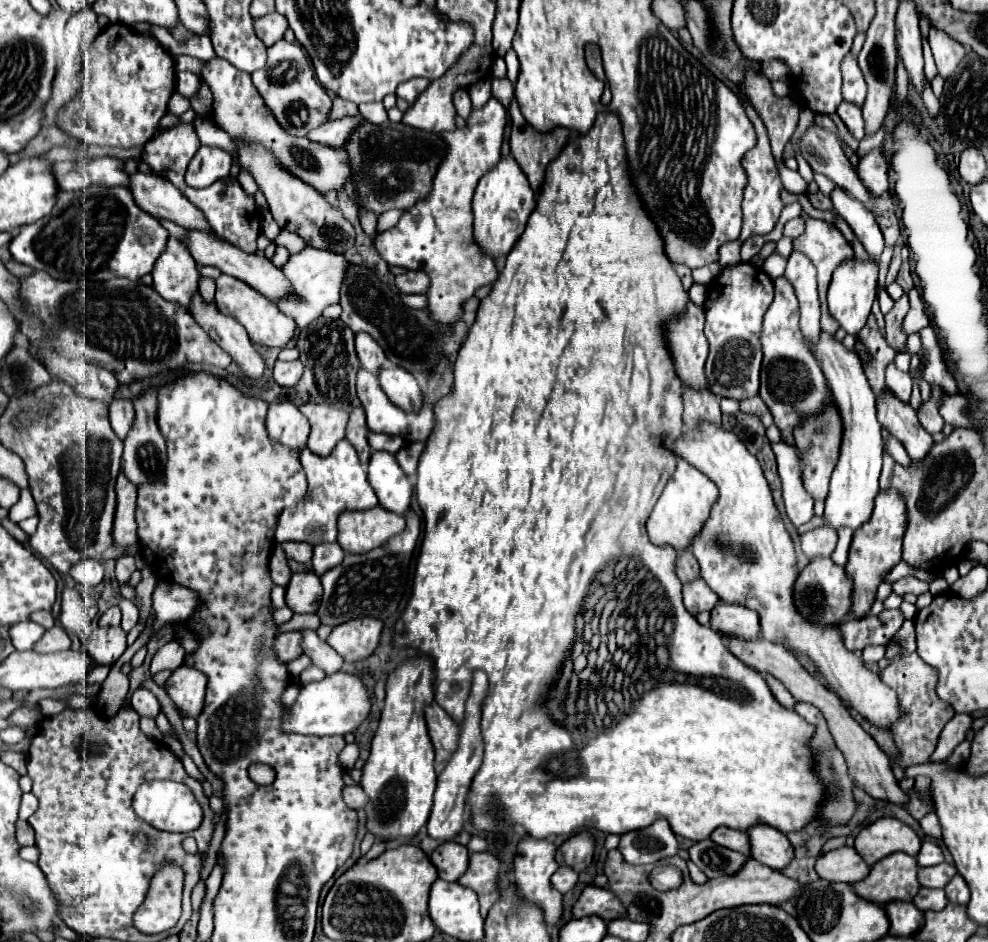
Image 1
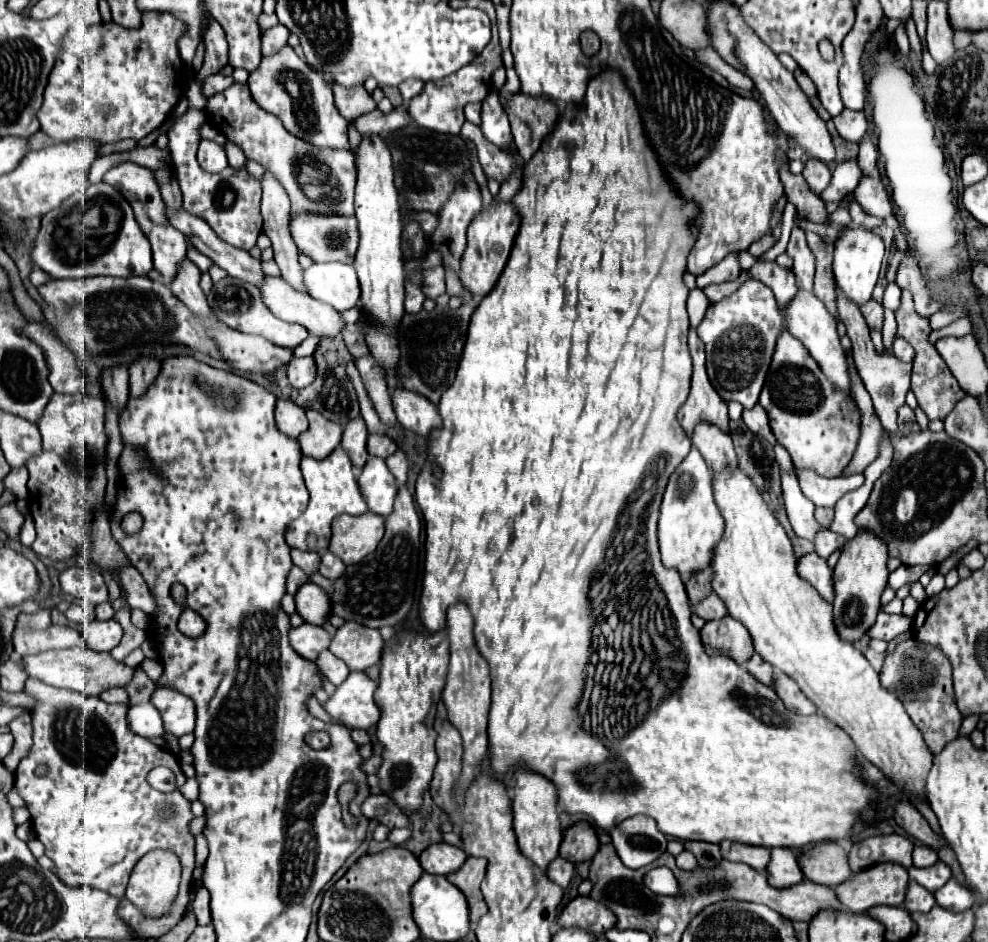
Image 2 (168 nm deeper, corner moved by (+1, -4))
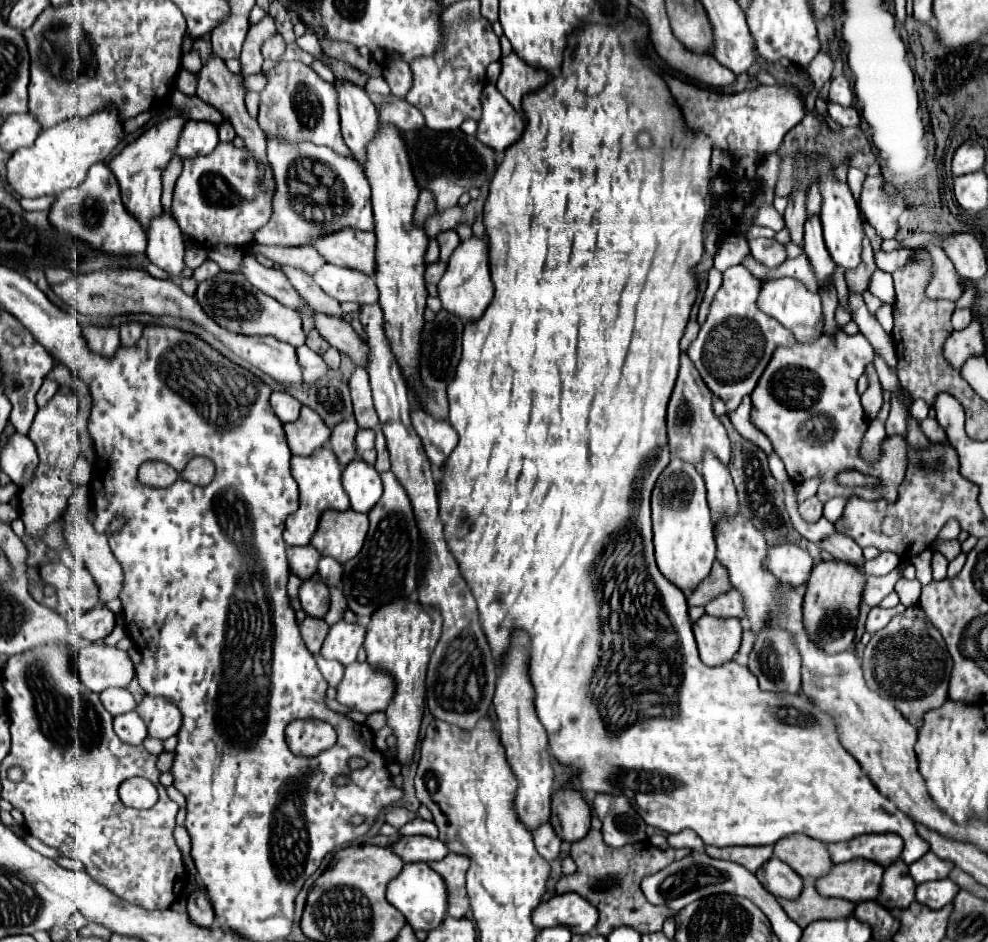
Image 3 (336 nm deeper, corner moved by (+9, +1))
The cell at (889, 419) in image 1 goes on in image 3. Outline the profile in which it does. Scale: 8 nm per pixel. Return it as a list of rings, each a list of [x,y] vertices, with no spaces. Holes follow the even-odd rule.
[[[817,215],[809,217],[805,223],[805,239],[803,239],[803,249],[817,273],[819,283],[825,279],[831,279],[833,271],[835,271],[835,261],[831,259],[825,241],[823,241],[823,229],[821,229],[821,221]]]

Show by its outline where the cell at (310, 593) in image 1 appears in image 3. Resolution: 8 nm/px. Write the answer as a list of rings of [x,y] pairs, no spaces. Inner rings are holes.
[[[313,575],[311,579],[303,581],[299,601],[309,617],[325,617],[329,611],[329,587],[323,583],[323,579],[319,579],[319,575]]]

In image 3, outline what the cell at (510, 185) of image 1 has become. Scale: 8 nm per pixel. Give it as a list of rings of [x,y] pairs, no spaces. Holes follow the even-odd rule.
[[[471,237],[469,241],[461,243],[451,259],[449,259],[449,267],[447,273],[441,277],[441,281],[437,283],[437,291],[439,291],[439,299],[443,309],[451,311],[451,315],[459,315],[459,319],[465,321],[477,321],[487,305],[493,299],[493,283],[489,279],[489,261],[487,261],[487,241],[485,239],[477,239]]]

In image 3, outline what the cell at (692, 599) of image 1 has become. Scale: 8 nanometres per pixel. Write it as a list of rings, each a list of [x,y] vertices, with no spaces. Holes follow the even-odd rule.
[[[729,591],[729,593],[719,595],[711,603],[707,603],[705,609],[713,617],[737,617],[737,619],[745,619],[743,595],[739,595],[739,591]]]

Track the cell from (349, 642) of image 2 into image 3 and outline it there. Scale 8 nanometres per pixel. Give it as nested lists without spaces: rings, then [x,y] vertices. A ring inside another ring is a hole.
[[[339,621],[331,627],[321,647],[321,655],[325,659],[335,659],[343,665],[351,665],[357,659],[357,651],[361,649],[365,639],[365,627],[357,623]]]

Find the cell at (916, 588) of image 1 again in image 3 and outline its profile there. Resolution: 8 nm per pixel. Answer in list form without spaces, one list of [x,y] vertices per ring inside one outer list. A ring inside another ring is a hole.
[[[899,579],[897,585],[895,585],[895,591],[897,591],[901,603],[903,603],[905,607],[911,607],[911,605],[915,605],[915,603],[919,601],[919,595],[921,595],[921,583],[919,583],[917,579],[913,579],[913,581]]]

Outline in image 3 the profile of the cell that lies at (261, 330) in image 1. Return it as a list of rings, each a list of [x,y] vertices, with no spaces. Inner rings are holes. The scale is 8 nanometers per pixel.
[[[221,271],[219,275],[201,281],[195,297],[203,311],[207,311],[207,315],[211,315],[215,323],[227,327],[227,331],[235,331],[239,335],[271,335],[293,347],[305,345],[307,335],[301,327],[301,317],[293,309],[281,305],[279,301],[259,291],[257,287],[251,287],[251,283],[247,283],[247,279],[241,273]]]

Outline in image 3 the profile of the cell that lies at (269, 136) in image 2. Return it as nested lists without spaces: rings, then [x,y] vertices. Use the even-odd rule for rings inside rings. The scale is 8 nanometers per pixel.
[[[269,139],[269,163],[275,175],[275,199],[273,215],[265,227],[255,233],[255,243],[301,247],[309,245],[317,235],[341,231],[343,227],[359,227],[361,231],[373,231],[371,189],[363,173],[363,167],[355,159],[341,157],[327,147],[313,143],[279,143]]]

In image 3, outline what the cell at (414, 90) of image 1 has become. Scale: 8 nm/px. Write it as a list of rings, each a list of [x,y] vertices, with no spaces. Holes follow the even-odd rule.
[[[395,61],[395,63],[387,65],[387,69],[383,71],[383,75],[385,75],[385,79],[387,79],[389,87],[391,87],[391,93],[395,97],[403,99],[409,93],[411,85],[413,85],[413,75],[411,75],[411,69],[409,69],[407,63]]]

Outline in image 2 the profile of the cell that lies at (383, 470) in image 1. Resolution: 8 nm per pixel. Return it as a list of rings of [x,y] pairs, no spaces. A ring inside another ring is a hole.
[[[377,456],[367,460],[359,476],[359,488],[361,488],[361,494],[367,498],[369,510],[379,512],[381,516],[389,516],[393,512],[397,484],[385,460],[379,460]]]

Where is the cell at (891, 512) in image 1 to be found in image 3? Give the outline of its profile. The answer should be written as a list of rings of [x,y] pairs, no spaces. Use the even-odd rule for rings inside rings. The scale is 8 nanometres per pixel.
[[[825,561],[813,567],[803,599],[803,623],[807,627],[809,639],[813,639],[813,643],[819,645],[823,651],[833,655],[839,651],[847,651],[851,647],[855,639],[863,585],[865,575],[855,565],[843,561]]]

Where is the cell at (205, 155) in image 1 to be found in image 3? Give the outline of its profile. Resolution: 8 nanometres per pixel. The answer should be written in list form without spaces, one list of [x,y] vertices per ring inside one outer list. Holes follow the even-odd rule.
[[[187,121],[179,139],[177,155],[181,157],[197,157],[209,155],[219,143],[217,125],[207,121]]]

